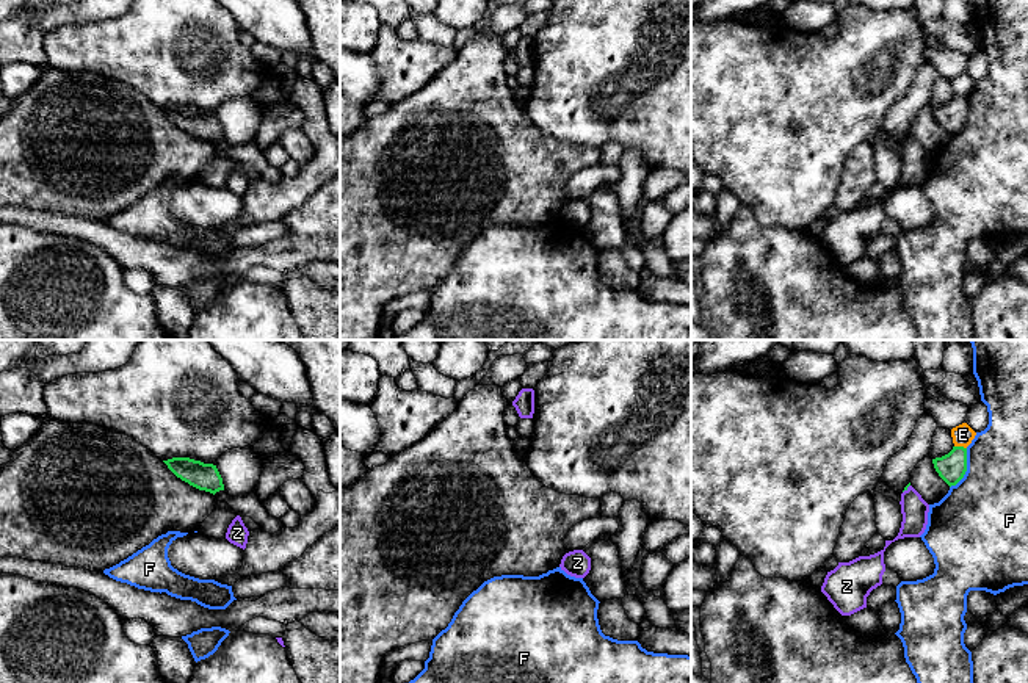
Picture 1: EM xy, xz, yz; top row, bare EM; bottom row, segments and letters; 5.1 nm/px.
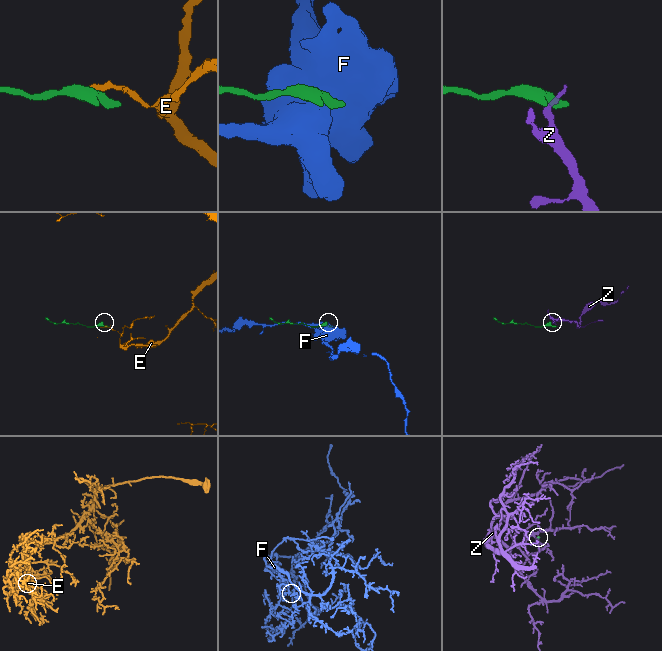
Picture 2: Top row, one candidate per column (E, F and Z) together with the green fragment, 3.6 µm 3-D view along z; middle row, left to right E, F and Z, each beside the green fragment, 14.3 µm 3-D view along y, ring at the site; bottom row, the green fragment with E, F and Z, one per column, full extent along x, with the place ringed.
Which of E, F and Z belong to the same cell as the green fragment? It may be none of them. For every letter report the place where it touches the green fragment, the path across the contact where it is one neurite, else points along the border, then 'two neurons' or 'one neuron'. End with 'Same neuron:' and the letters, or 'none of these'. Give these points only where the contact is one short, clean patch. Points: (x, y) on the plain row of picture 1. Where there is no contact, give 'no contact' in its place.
E: contact yz (961, 96); border yz (955, 94), (966, 97); two neurons
F: contact yz (966, 118); two neurons
Z: contact yz (906, 138); border yz (909, 133), (903, 141); two neurons
Same neuron: none of these

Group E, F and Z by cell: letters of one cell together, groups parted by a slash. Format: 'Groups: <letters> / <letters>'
Groups: E / F / Z

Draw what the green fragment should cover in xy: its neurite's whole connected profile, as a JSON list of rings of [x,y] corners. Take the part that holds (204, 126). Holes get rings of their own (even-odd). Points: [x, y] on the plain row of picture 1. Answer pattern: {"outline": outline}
{"outline": [[[172,107],[163,111],[177,127],[199,139],[213,144],[224,139],[223,127],[213,113],[204,113],[190,107]]]}

